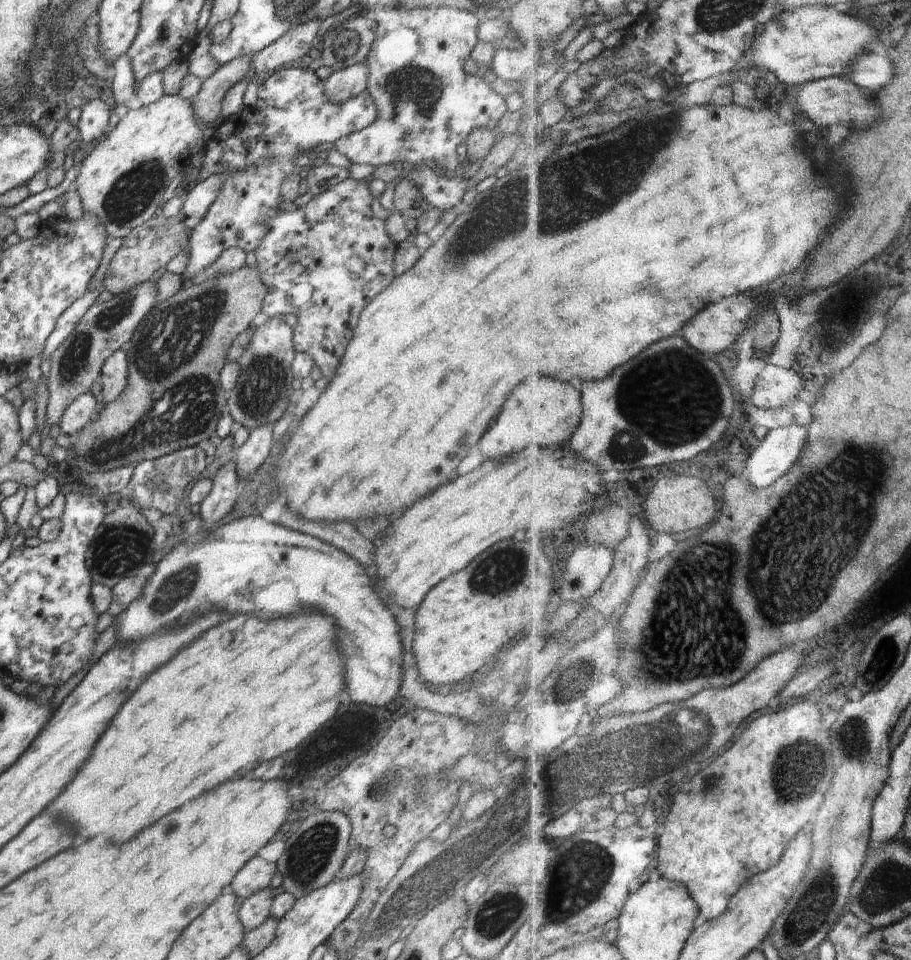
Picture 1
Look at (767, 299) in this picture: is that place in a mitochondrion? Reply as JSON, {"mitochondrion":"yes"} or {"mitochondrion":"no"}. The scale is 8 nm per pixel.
{"mitochondrion":"no"}

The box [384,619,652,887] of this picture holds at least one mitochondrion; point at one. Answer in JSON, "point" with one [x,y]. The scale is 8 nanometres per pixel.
{"point":[568,687]}

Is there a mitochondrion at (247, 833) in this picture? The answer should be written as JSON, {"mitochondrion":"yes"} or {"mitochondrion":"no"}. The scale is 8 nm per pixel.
{"mitochondrion":"no"}

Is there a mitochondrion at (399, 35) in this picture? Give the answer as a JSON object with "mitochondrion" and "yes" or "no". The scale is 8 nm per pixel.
{"mitochondrion":"no"}

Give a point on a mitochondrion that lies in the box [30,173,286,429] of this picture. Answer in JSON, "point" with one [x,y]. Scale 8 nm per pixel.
{"point":[76,360]}

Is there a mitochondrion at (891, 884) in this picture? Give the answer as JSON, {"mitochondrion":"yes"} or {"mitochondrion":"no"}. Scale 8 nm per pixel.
{"mitochondrion":"yes"}

